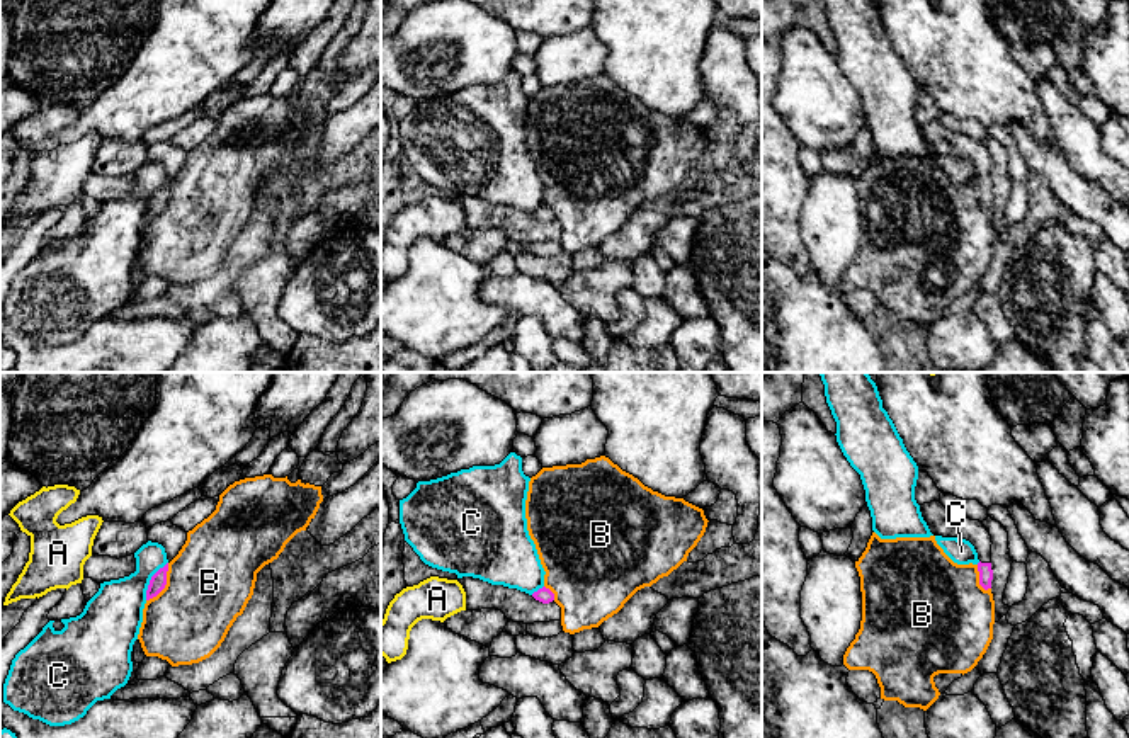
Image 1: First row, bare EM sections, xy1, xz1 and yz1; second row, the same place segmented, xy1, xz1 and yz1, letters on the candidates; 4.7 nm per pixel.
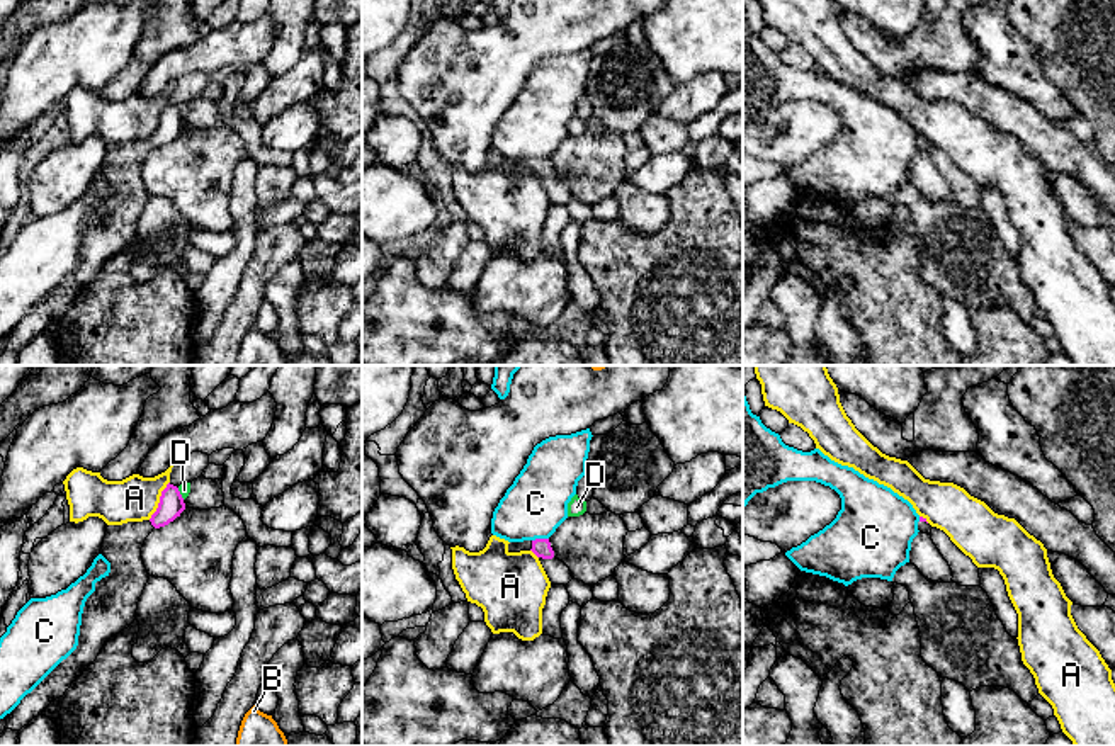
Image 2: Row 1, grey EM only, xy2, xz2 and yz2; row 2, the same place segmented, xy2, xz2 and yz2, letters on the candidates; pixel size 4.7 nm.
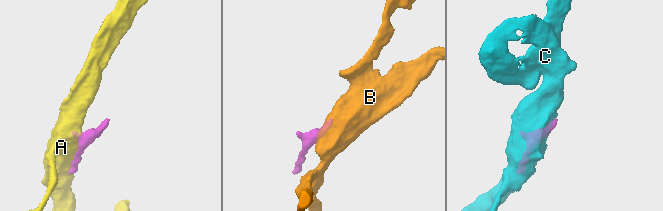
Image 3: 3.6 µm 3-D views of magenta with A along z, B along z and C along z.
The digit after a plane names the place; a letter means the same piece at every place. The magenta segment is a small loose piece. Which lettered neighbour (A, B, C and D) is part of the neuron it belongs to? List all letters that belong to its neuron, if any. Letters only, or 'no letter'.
no letter

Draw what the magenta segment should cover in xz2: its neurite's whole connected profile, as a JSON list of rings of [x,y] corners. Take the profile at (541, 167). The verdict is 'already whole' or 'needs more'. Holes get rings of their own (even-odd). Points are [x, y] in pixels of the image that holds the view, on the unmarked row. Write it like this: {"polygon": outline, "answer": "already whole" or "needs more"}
{"polygon": [[[535,158],[535,160],[524,160],[524,161],[510,161],[508,172],[520,172],[520,170],[532,170],[537,177],[552,178],[554,170],[551,167],[549,158]]], "answer": "needs more"}

